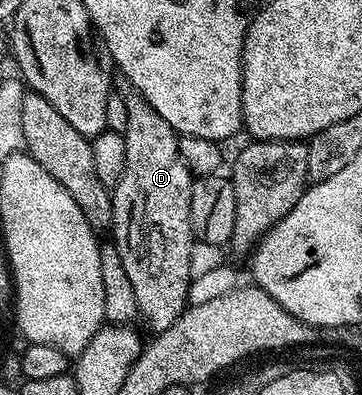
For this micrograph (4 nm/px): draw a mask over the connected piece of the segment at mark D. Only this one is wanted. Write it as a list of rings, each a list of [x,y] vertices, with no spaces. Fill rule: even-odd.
[[[134,89],[128,90],[125,94],[125,109],[129,112],[122,132],[125,137],[125,173],[121,173],[121,181],[113,188],[113,221],[110,230],[115,231],[113,242],[121,253],[125,273],[133,284],[142,322],[147,322],[152,327],[152,332],[158,333],[169,329],[169,325],[173,325],[173,321],[177,321],[177,317],[181,317],[181,313],[189,306],[187,294],[193,278],[189,269],[189,257],[193,253],[193,245],[197,242],[191,232],[189,217],[193,176],[185,161],[181,161],[179,135],[169,125],[169,121],[165,121],[161,113],[157,113],[157,109],[149,105],[149,101],[145,101],[143,95]]]

